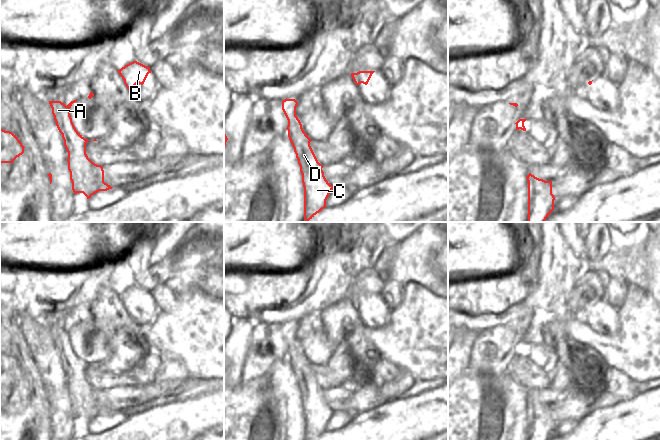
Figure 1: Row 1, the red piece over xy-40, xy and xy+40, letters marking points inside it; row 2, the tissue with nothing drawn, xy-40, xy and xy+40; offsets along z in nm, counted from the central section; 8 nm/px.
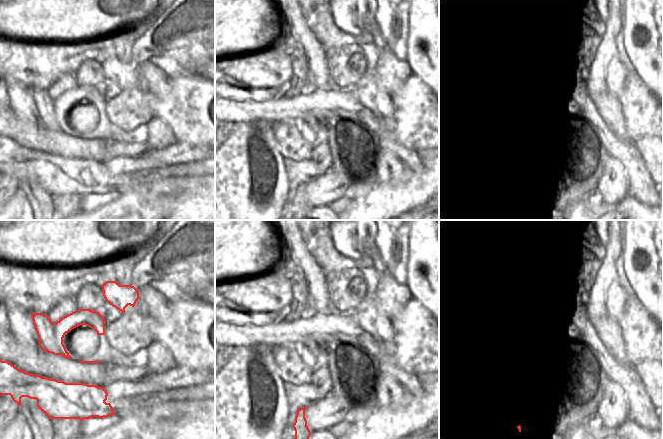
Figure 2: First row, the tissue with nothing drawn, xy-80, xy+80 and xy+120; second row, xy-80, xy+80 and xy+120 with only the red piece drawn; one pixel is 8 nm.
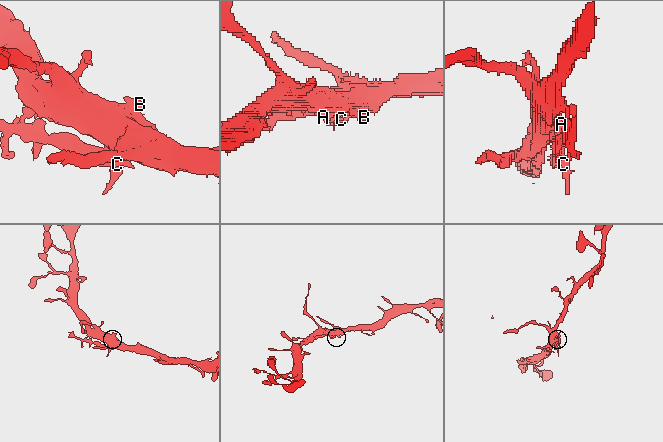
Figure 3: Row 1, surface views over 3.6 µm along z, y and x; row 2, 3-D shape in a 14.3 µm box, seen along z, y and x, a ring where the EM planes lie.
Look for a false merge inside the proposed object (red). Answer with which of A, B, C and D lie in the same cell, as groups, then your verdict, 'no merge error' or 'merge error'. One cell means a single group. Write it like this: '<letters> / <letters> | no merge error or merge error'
A B / C D | merge error

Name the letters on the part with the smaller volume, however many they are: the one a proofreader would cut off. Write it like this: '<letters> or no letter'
C, D

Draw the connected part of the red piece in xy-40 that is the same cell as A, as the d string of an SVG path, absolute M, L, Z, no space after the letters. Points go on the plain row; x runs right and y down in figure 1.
M77 323L71 325L67 330L61 325L49 325L49 328L52 332L52 338L54 340L54 344L59 356L68 362L73 372L83 371L88 365L90 365L88 363L85 363L76 354L72 346L72 342L70 340L70 332L76 325Z

